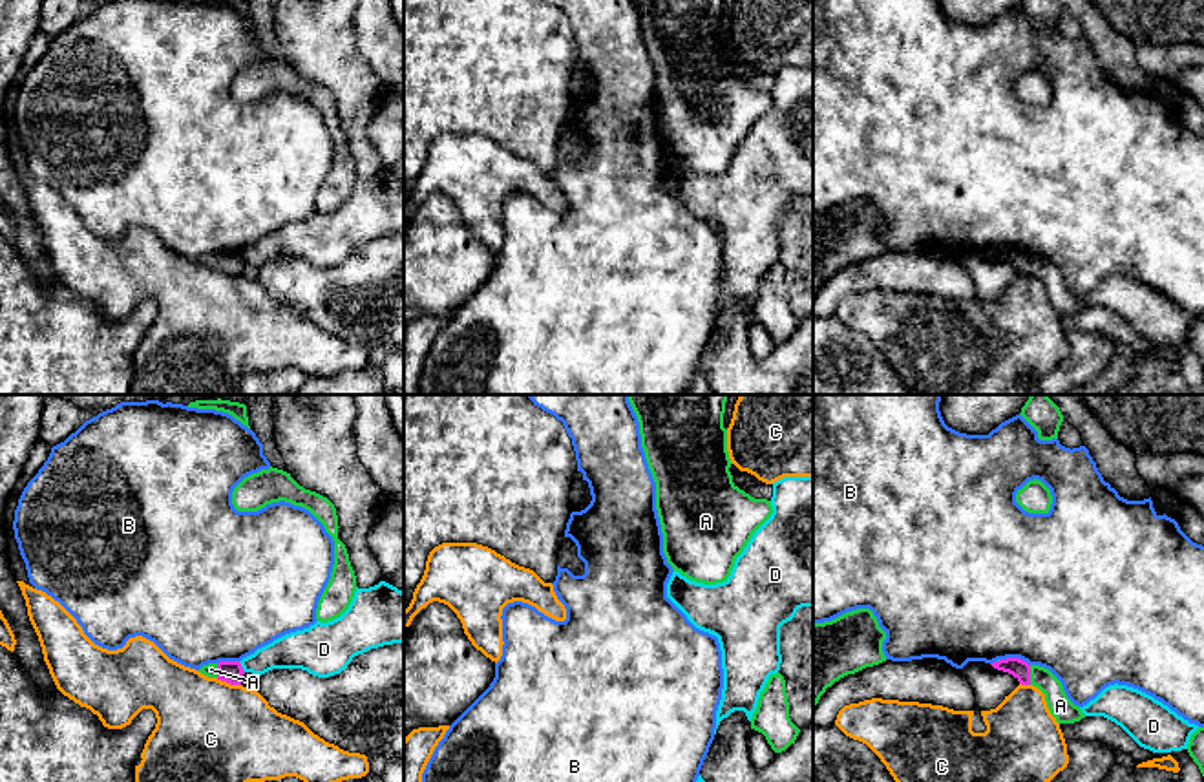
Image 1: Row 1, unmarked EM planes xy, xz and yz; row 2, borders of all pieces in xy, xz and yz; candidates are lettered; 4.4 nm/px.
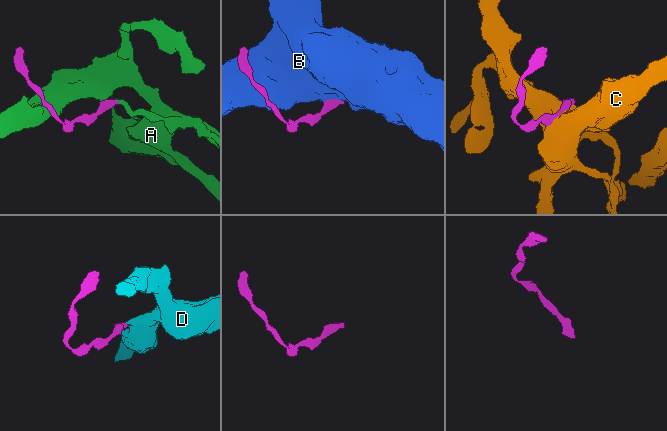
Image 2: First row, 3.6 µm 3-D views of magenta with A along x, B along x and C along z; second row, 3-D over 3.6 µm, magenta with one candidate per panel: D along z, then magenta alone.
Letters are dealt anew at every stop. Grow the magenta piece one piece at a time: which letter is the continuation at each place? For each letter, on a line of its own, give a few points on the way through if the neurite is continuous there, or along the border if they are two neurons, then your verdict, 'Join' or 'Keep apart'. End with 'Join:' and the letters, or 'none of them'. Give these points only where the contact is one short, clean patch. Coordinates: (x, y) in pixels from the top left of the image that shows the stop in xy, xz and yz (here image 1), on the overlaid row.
A: Path across: yz (1020, 669), (1029, 675), (1060, 706). Join
B: Boundary: yz (1000, 658), (1022, 658), (1029, 665). Keep apart
C: Keep apart
D: Boundary: xy (238, 662), (245, 671). Keep apart
Join: A

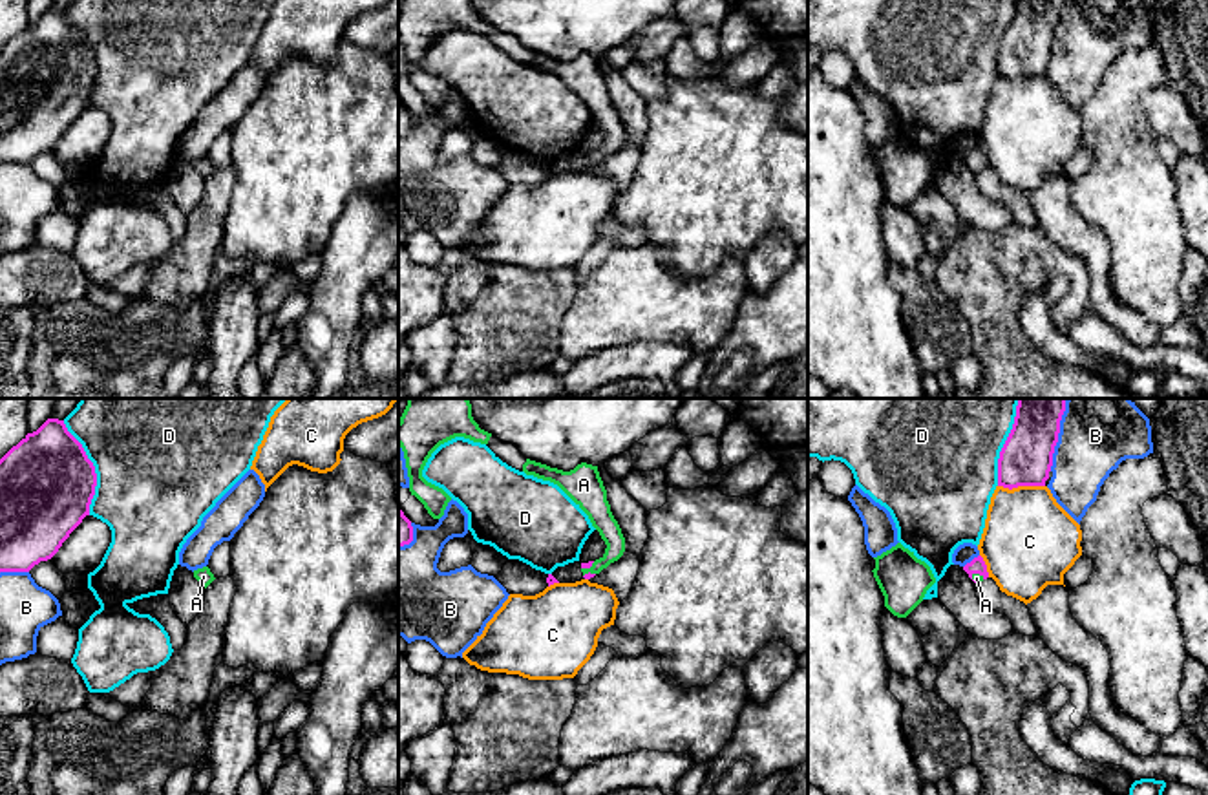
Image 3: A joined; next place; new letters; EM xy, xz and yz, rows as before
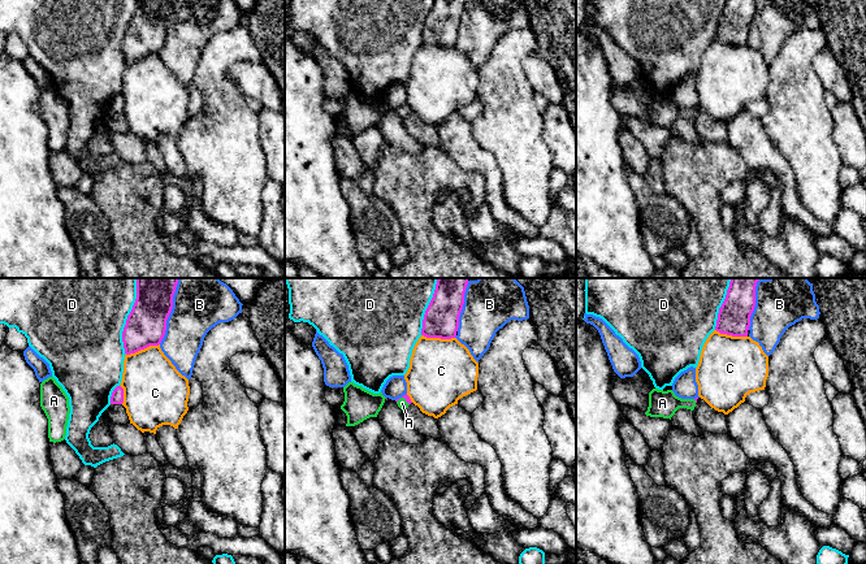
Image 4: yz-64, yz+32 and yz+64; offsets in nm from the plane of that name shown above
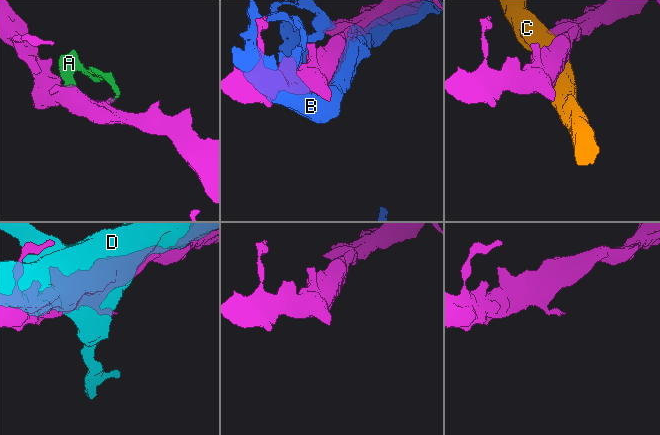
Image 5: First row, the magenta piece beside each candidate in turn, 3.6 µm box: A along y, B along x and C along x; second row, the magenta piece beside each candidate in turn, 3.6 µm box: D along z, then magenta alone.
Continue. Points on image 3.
A: Path across: xz (583, 565), (589, 567), (611, 552), (598, 512). Join
B: Keep apart
C: Keep apart
D: Keep apart
Join: A

